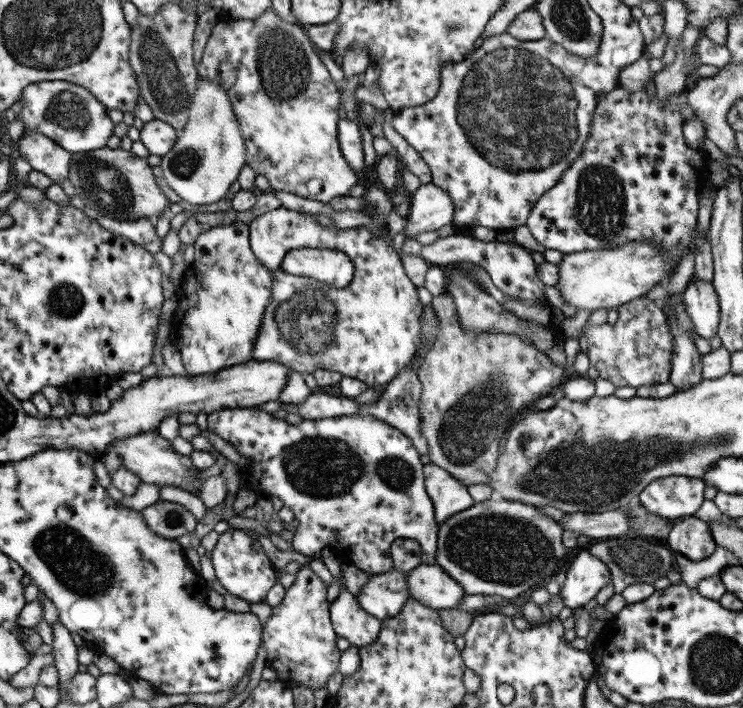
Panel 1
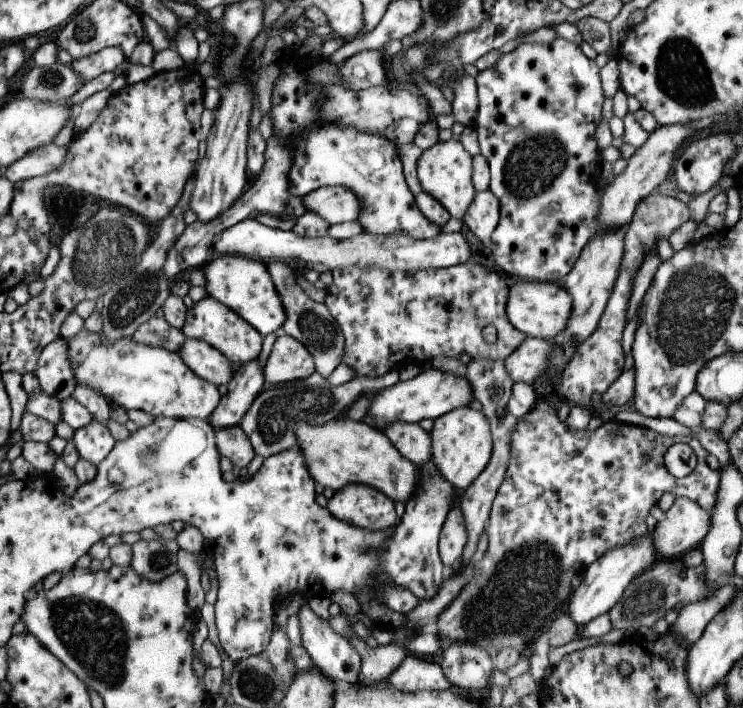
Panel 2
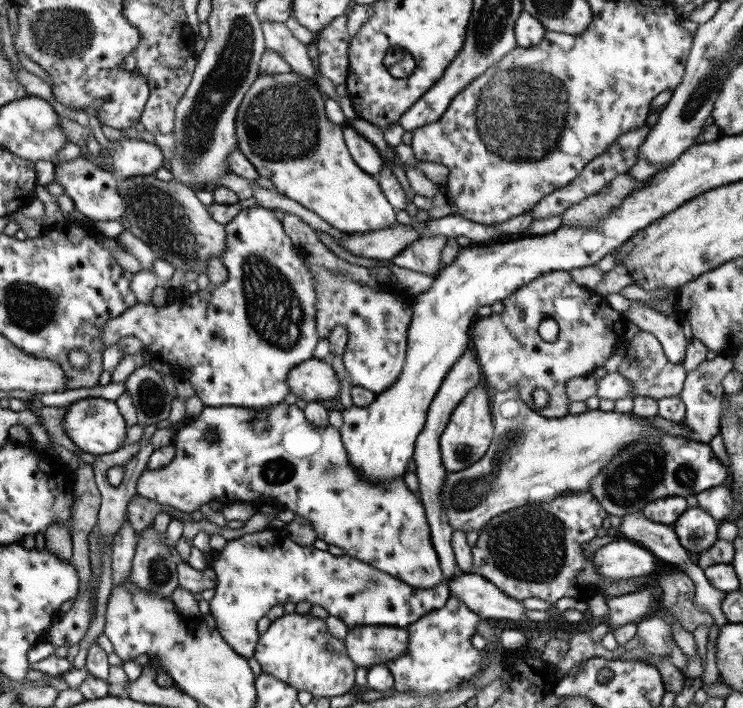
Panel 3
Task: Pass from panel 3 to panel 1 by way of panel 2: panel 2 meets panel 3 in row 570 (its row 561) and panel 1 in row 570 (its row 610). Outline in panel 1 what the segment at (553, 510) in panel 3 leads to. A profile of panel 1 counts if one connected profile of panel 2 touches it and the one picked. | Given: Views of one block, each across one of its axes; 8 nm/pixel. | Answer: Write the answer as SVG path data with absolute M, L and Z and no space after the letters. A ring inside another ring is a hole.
M493 497L450 516L439 526L435 562L460 583L467 594L499 594L507 599L516 598L530 588L544 586L554 574L565 569L569 549L562 544L562 533L558 522L547 517L540 509Z

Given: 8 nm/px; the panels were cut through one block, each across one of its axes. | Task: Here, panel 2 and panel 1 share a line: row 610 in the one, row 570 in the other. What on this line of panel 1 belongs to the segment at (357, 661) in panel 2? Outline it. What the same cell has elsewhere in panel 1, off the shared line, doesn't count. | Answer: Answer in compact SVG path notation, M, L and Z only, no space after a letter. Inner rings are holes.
M301 565L296 573L295 582L286 590L282 602L272 607L272 615L264 623L261 639L267 652L266 664L278 672L279 680L288 680L292 685L304 685L313 690L325 686L329 678L338 671L342 652L336 647L338 636L330 620L330 603L326 592L326 584L312 571L310 565Z

